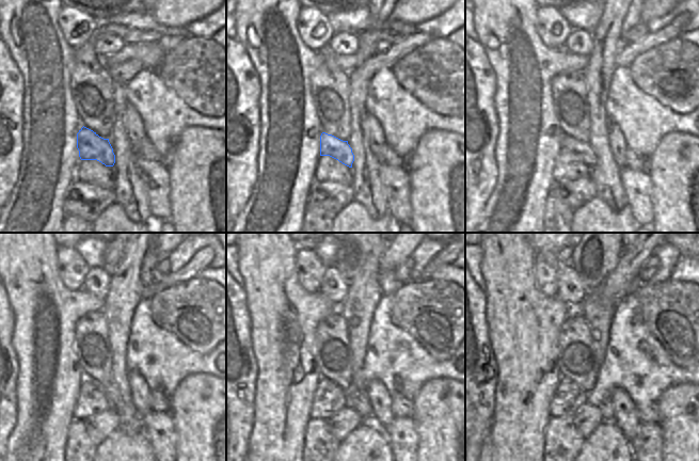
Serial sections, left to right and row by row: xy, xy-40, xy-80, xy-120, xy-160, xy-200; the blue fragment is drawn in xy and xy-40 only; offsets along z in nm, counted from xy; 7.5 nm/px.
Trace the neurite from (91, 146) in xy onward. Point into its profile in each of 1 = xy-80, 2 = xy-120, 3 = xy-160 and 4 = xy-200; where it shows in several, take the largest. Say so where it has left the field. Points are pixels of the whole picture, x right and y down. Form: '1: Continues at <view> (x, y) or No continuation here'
1: Continues at xy-80 (583, 150)
2: Continues at xy-120 (111, 393)
3: Continues at xy-160 (356, 398)
4: Continues at xy-200 (607, 414)

